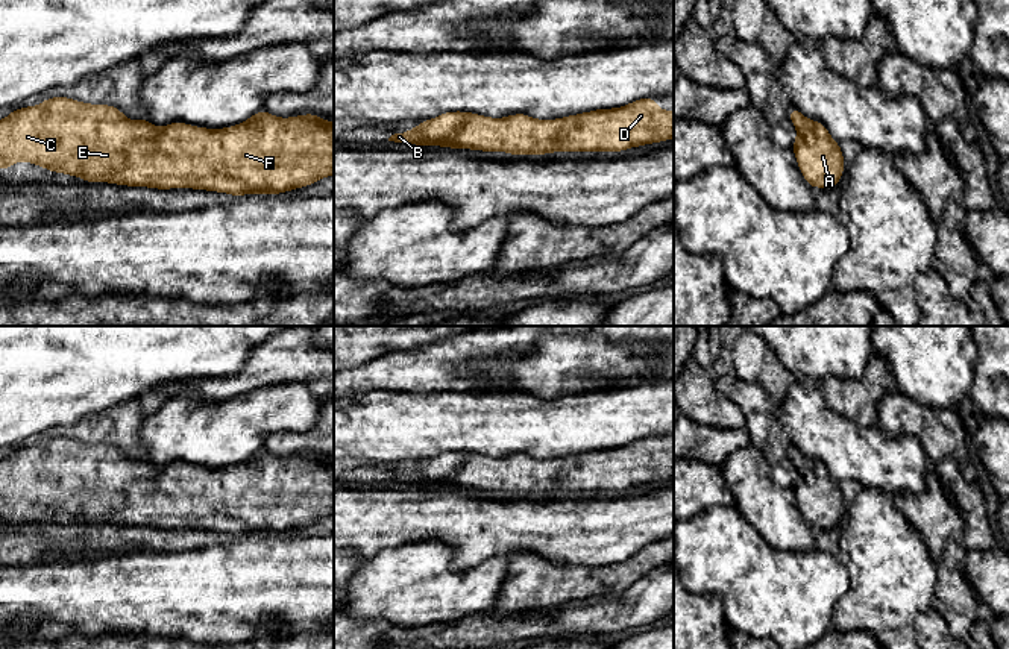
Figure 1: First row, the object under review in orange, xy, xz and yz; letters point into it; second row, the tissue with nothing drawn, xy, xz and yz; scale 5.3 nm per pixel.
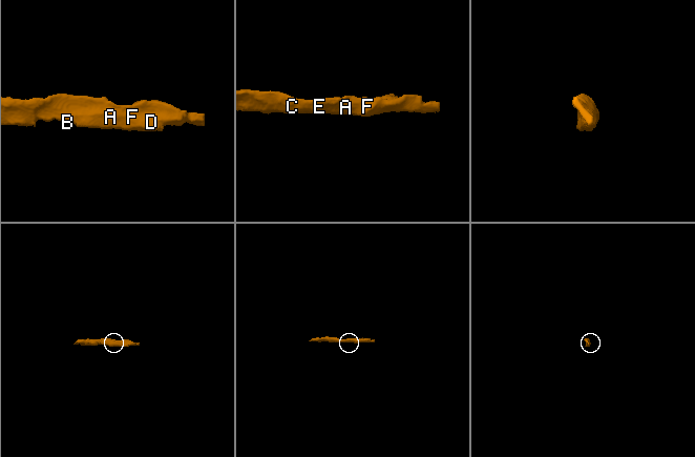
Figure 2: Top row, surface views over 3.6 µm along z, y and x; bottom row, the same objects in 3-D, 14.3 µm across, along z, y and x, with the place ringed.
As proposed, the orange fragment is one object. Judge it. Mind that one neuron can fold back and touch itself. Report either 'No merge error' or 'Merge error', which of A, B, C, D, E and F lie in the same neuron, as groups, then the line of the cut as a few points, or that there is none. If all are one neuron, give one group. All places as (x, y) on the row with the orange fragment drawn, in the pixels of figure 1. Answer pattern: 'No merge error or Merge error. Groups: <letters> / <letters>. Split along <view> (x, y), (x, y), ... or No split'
No merge error. Groups: A B C D E F. No split

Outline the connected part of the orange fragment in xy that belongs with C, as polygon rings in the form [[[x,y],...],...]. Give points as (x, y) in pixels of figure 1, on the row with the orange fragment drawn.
[[[53,97],[46,99],[38,106],[15,109],[0,120],[0,168],[8,170],[17,161],[27,161],[55,173],[77,176],[86,182],[158,190],[194,188],[229,193],[235,197],[281,194],[334,174],[334,123],[313,114],[279,118],[262,109],[247,121],[225,129],[205,129],[178,121],[158,127],[144,118],[132,121],[114,106]]]

